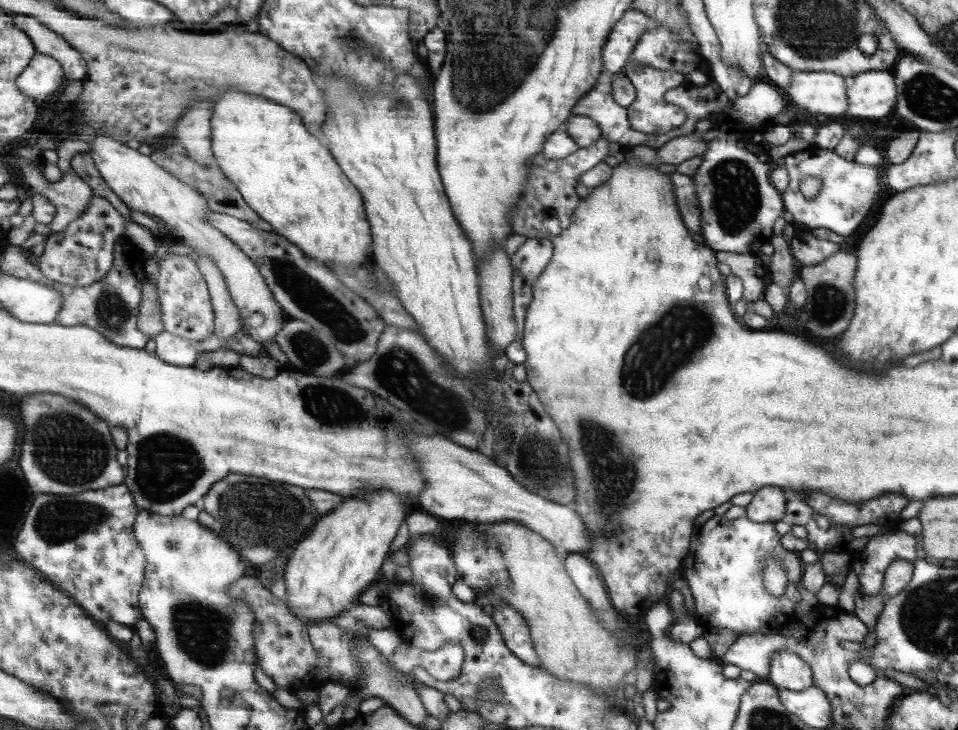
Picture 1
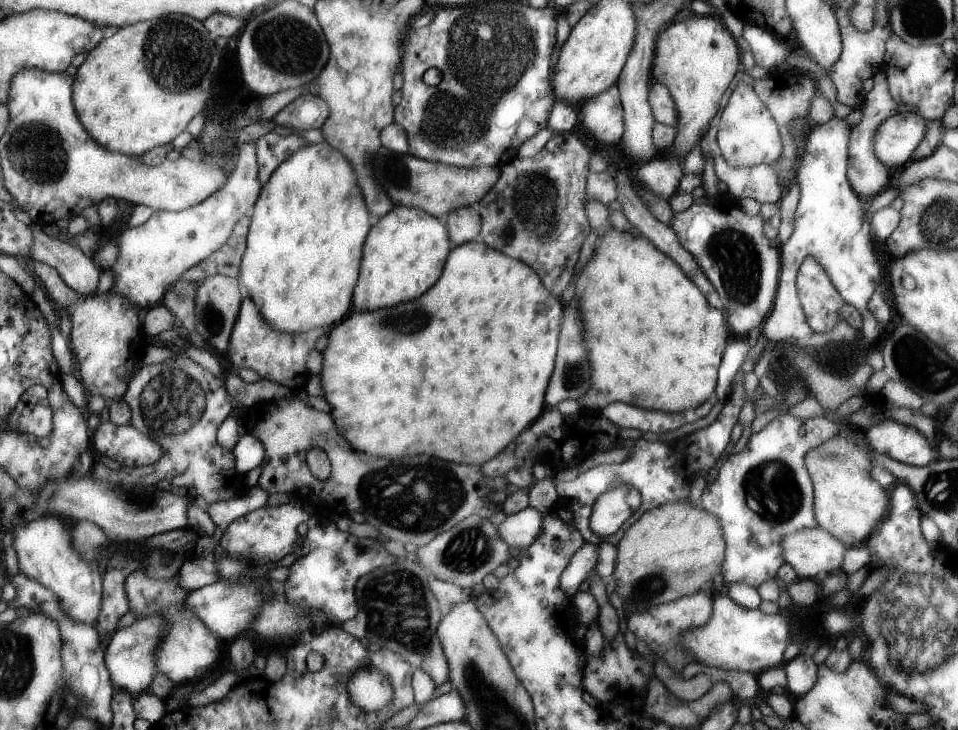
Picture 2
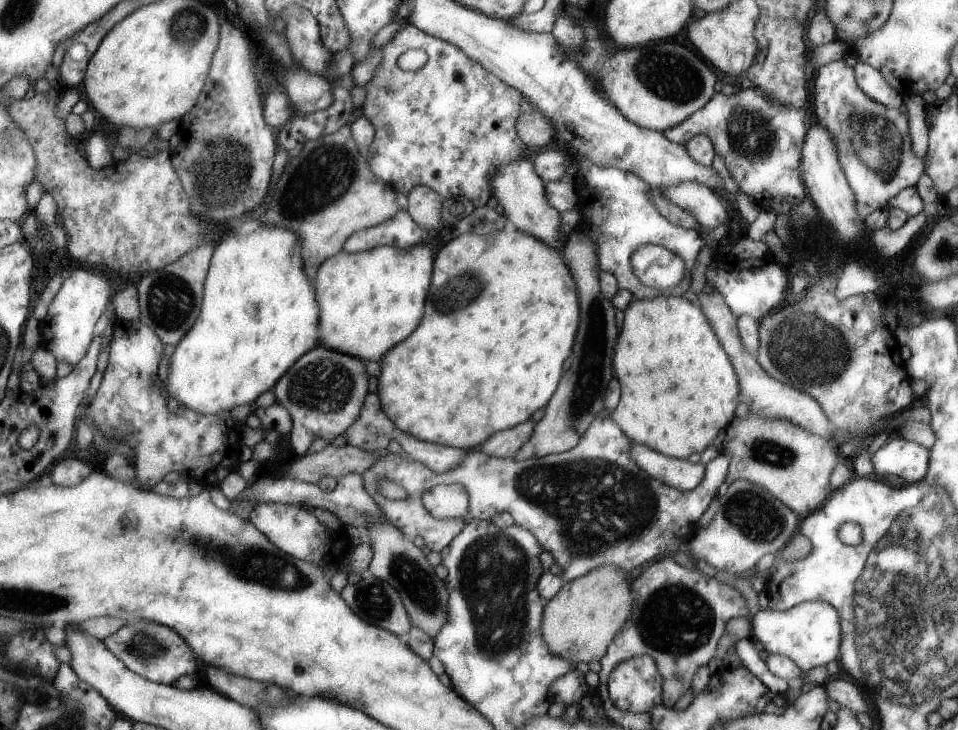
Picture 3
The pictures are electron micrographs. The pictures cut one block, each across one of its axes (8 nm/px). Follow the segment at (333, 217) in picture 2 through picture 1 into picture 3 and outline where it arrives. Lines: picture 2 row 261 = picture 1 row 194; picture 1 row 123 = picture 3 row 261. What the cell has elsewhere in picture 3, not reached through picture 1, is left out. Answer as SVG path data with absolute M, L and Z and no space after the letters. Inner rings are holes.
M260 226L253 232L245 235L232 233L224 237L214 252L213 264L209 267L204 284L204 298L202 299L201 314L198 324L190 328L190 332L182 338L182 344L176 344L172 356L168 358L168 378L162 382L162 388L168 398L176 398L180 404L184 404L190 410L202 412L202 414L218 414L224 410L232 410L236 406L254 404L254 400L264 394L266 390L272 390L274 384L282 378L282 374L310 348L318 342L318 304L314 298L314 288L308 282L305 272L305 261L302 260L302 240L292 230L284 230L282 226Z

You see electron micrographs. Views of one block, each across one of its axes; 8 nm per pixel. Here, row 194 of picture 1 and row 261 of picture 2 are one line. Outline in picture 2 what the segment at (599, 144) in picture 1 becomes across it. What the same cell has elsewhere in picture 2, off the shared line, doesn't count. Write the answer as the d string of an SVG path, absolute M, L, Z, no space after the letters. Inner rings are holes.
M553 133L544 148L535 156L518 157L512 163L501 166L502 175L475 205L480 210L482 221L479 239L490 248L529 264L541 277L545 287L556 296L560 296L570 284L582 242L590 232L586 209L590 159L590 150L576 138L576 134Z

